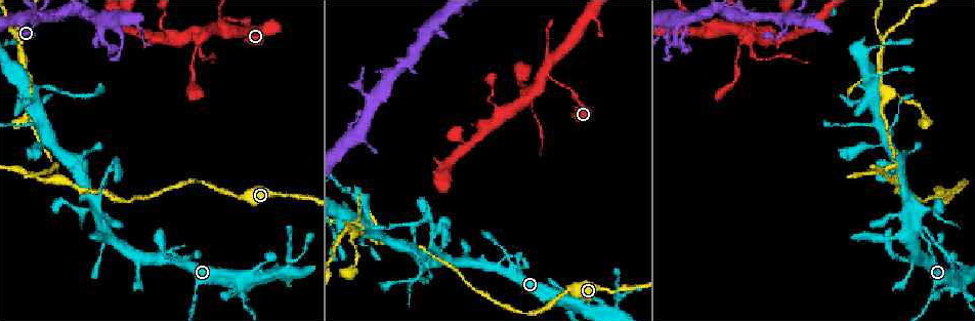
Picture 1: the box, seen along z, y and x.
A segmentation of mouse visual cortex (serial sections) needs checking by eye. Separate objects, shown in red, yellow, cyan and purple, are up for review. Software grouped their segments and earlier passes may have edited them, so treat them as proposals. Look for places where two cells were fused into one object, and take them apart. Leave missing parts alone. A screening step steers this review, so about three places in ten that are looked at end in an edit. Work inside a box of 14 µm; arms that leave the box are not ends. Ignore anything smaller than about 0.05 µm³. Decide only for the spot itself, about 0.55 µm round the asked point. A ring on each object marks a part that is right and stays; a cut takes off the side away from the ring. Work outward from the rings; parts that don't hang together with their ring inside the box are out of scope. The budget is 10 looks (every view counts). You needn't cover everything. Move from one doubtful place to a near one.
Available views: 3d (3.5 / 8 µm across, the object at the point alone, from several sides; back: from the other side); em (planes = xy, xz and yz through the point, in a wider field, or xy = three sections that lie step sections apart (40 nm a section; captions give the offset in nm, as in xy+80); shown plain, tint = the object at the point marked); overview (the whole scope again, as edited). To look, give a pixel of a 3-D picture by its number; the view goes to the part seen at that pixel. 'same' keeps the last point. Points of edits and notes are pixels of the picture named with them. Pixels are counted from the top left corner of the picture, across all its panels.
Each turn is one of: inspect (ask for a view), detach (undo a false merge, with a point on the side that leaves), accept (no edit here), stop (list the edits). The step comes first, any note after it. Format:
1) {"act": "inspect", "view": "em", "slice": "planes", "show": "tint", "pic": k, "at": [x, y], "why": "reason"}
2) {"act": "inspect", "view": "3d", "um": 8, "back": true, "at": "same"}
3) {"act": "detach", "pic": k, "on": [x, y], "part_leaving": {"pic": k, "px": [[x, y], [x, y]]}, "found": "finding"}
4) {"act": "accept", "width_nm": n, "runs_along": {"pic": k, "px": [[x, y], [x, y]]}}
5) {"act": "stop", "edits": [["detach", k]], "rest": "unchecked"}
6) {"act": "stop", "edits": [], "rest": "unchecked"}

{"act": "inspect", "view": "3d", "um": 8, "pic": 1, "at": [567, 300], "why": "sharp bend"}

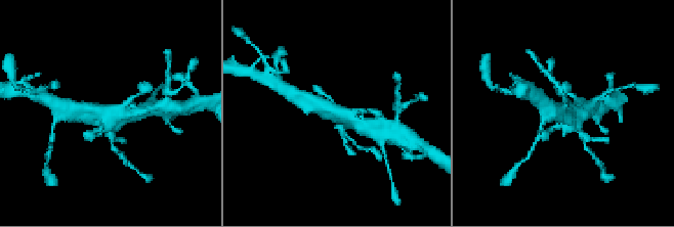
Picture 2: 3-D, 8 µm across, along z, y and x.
{"act": "inspect", "view": "3d", "um": 3.5, "pic": 2, "at": [337, 113]}

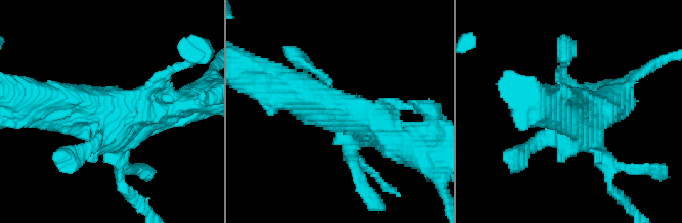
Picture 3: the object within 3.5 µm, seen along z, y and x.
{"act": "inspect", "view": "em", "slice": "xy", "step": 1, "show": "tint", "pic": 3, "at": [336, 107], "why": "now the EM"}

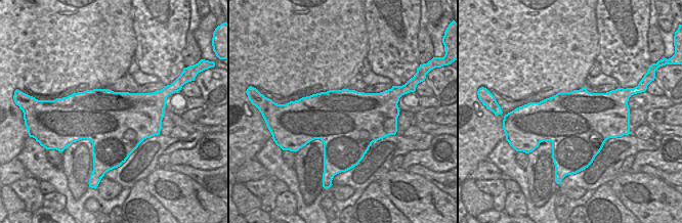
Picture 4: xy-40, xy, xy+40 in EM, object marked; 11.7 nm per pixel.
{"act": "accept", "width_nm": 750, "runs_along": {"pic": 3, "px": [[269, 86], [348, 109], [395, 138]]}, "found": "continuous, no second cell"}

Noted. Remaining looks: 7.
{"act": "inspect", "view": "3d", "um": 8, "pic": 1, "at": [910, 198], "why": "sudden change in width"}

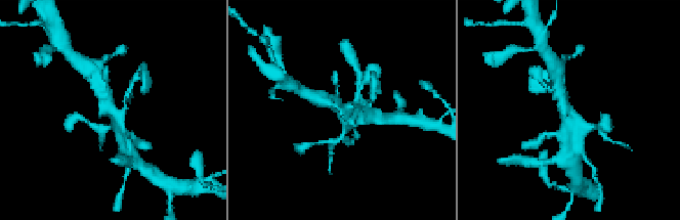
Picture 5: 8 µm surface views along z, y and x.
{"act": "inspect", "view": "em", "slice": "xy", "step": 3, "show": "tint", "pic": 5, "at": [119, 114], "why": "now the EM"}

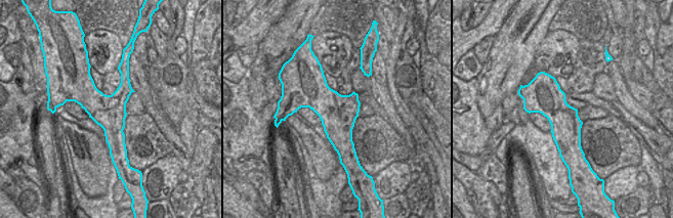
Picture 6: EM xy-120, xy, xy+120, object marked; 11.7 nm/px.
{"act": "accept", "arm_widths_nm": [150, 350, 400], "runs_along": {"pic": 6, "px": [[86, 70], [114, 149]]}, "found": "one cell here"}

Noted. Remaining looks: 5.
{"act": "inspect", "view": "3d", "um": 3.5, "back": true, "pic": 1, "at": [35, 126], "why": "sudden change in width"}

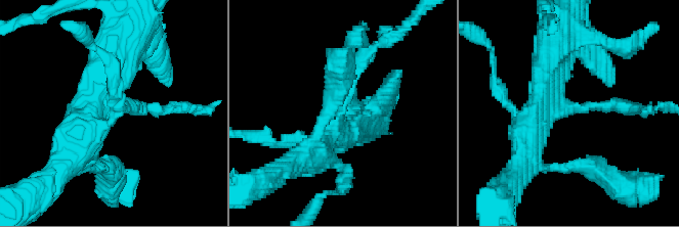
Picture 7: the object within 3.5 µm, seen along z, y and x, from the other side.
{"act": "inspect", "view": "em", "slice": "xy", "step": 2, "show": "tint", "pic": 7, "at": [339, 116], "arm_widths_nm": [200, 450]}

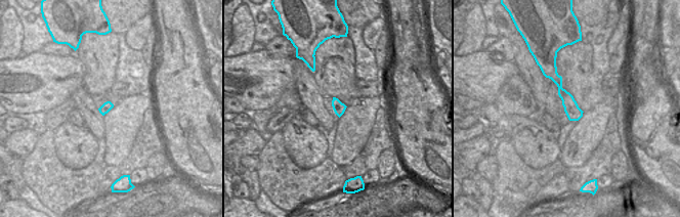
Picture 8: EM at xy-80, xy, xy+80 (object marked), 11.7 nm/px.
{"act": "accept", "runs_along": {"pic": 7, "px": [[313, 157], [367, 55]]}, "found": "continuous, no second cell"}

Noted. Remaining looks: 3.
{"act": "inspect", "view": "3d", "um": 8, "back": true, "pic": 1, "at": [58, 179]}

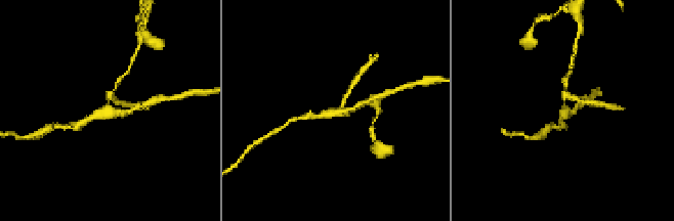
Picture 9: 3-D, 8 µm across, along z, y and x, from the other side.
{"act": "inspect", "view": "3d", "um": 3.5, "back": true, "pic": 9, "at": [566, 109]}

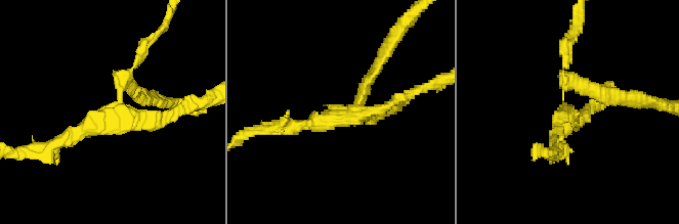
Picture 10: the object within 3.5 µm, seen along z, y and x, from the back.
{"act": "inspect", "view": "em", "slice": "xy", "step": 5, "show": "tint", "pic": 10, "at": [342, 119]}

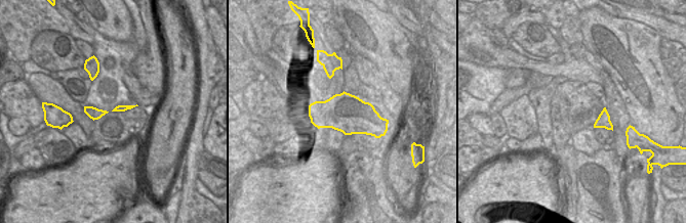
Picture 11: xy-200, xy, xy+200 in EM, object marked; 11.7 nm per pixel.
{"act": "detach", "pic": 10, "on": [364, 85], "arms": 3, "arm_widths_nm": [150, 150, 150], "part_leaving": {"pic": 10, "px": [[121, 102], [127, 71], [162, 27]]}, "found": "two cells meet here"}

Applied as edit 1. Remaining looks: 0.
{"act": "stop", "edits": [["detach", 10]], "rest": "unchecked"}

